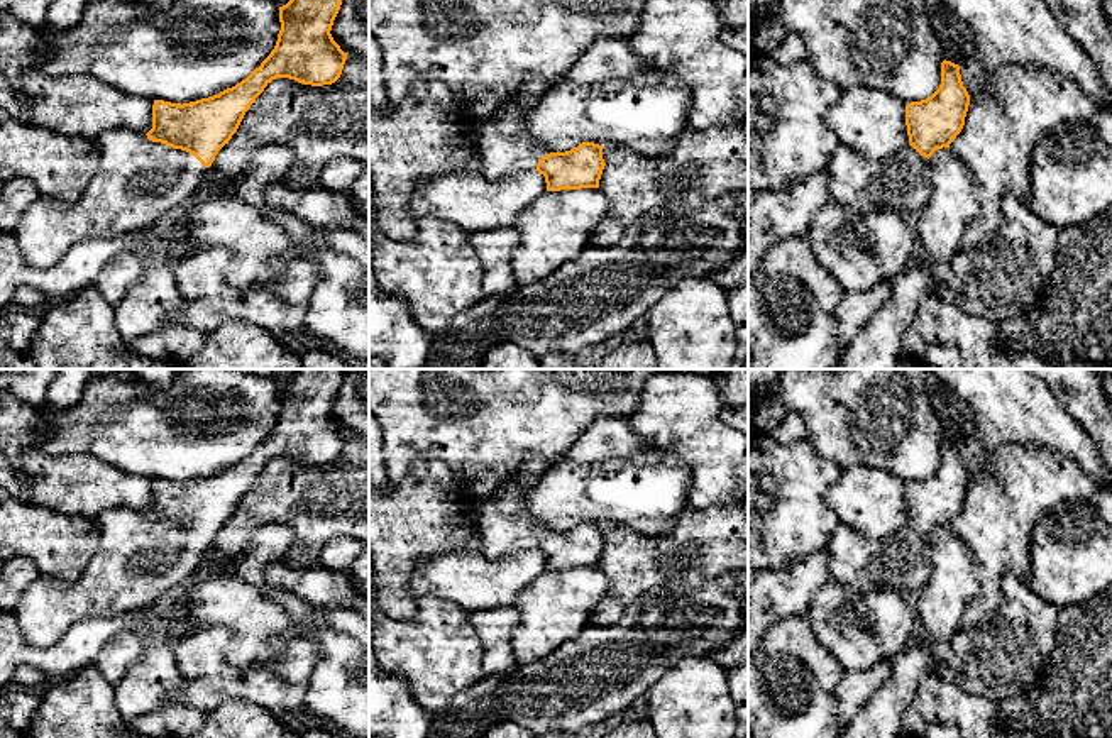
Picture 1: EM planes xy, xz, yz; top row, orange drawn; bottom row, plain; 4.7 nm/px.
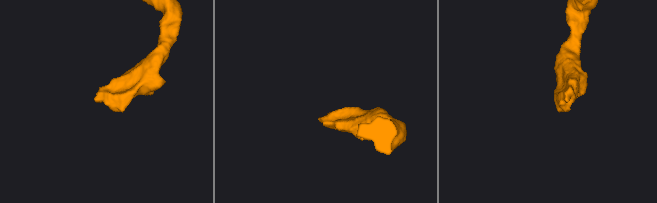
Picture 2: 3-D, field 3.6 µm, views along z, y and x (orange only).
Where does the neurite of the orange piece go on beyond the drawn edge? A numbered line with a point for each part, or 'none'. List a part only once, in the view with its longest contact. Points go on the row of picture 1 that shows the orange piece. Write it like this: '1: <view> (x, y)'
1: xy (137, 181)

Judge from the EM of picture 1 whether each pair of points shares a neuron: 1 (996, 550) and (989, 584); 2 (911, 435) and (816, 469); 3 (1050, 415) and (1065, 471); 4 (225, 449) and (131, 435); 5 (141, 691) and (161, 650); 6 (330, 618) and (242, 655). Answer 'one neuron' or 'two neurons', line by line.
1: one neuron
2: two neurons
3: two neurons
4: one neuron
5: one neuron
6: two neurons

